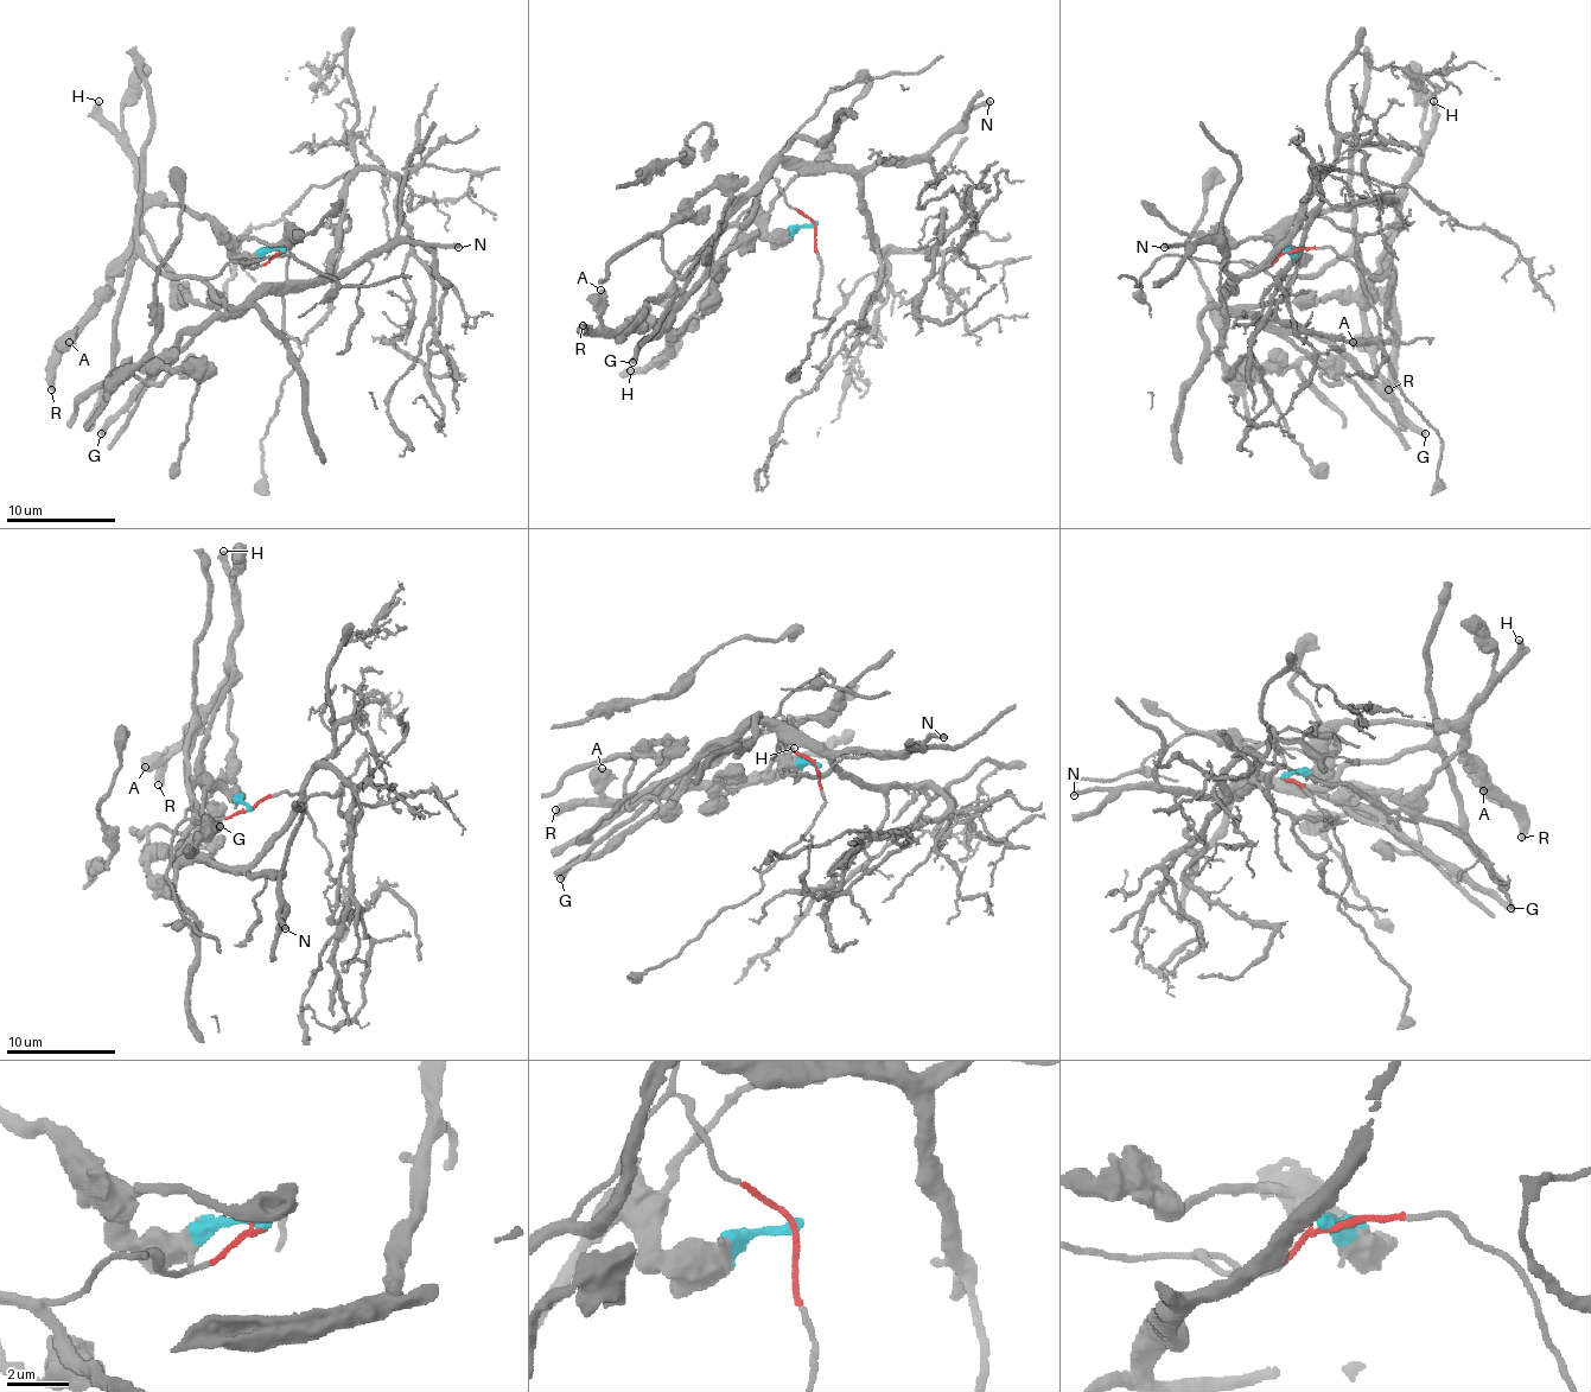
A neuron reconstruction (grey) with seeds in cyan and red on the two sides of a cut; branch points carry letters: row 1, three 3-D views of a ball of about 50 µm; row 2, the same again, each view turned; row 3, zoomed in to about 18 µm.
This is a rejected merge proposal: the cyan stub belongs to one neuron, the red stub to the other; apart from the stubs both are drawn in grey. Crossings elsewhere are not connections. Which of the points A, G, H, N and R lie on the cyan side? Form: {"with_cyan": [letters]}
{"with_cyan": ["A", "H", "R"]}

